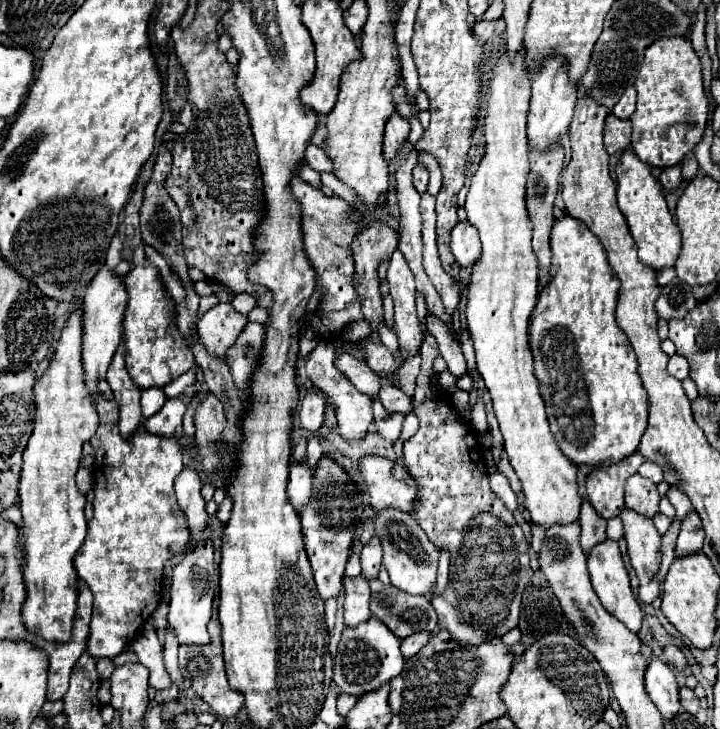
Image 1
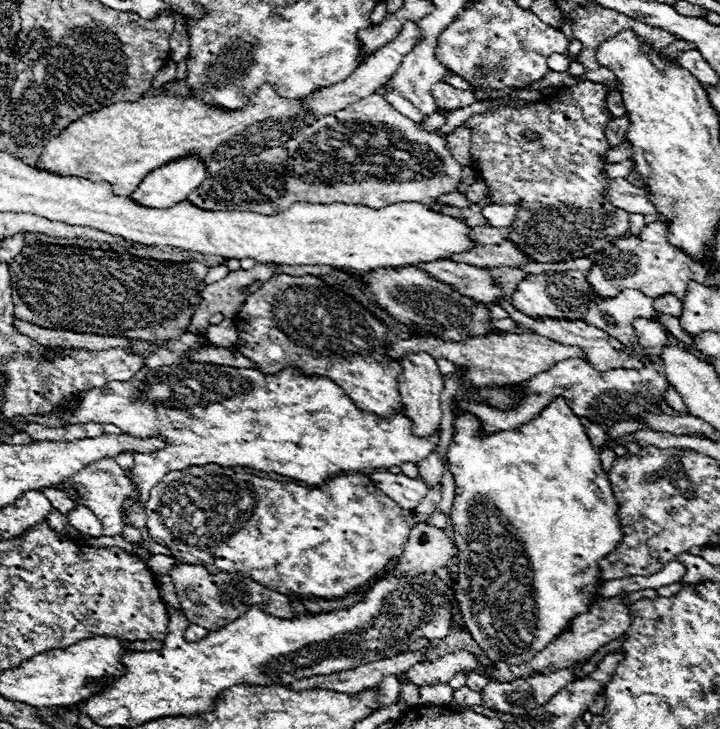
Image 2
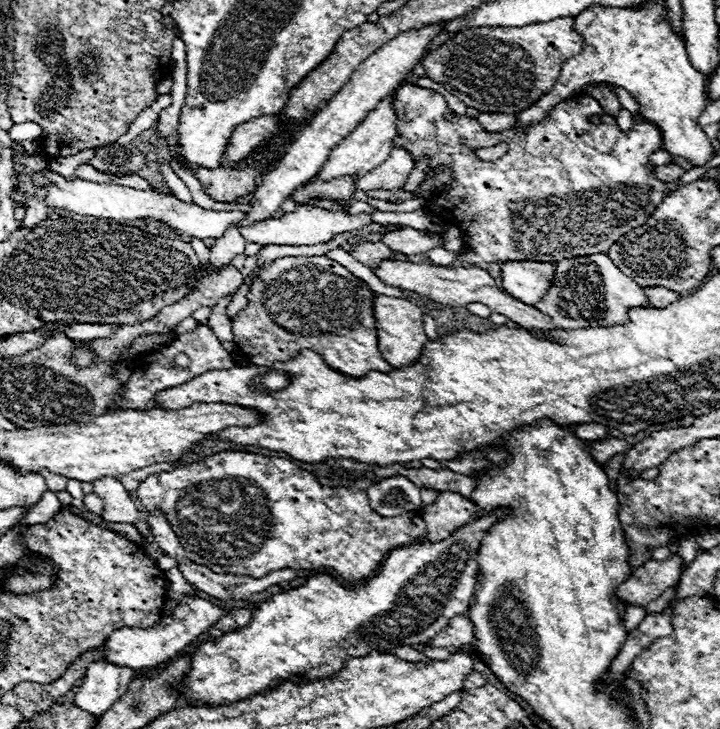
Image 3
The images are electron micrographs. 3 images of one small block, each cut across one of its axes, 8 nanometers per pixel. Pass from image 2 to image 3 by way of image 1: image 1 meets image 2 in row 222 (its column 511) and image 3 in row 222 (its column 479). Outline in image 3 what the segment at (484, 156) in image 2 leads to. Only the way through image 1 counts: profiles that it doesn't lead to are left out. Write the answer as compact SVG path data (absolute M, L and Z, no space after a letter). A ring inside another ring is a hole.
M408 86L408 94L402 94L402 110L396 112L396 118L398 118L398 126L396 126L396 128L398 128L398 136L400 136L402 140L410 140L410 142L414 144L414 158L412 158L414 162L418 162L422 156L428 158L428 172L426 172L428 178L432 178L432 176L436 174L436 170L440 170L440 168L448 168L448 170L452 172L452 178L454 178L454 180L434 190L432 198L430 198L428 204L426 204L426 210L430 210L434 216L442 218L444 222L456 226L456 228L462 232L464 244L466 244L466 246L464 246L464 252L458 254L458 258L456 258L456 260L460 260L460 262L480 264L480 262L506 262L506 260L538 260L538 262L550 262L550 264L554 264L554 262L560 262L562 258L606 252L622 234L626 234L626 232L632 230L632 228L642 226L642 224L650 218L650 214L658 208L658 204L664 200L664 196L668 194L666 184L664 184L662 180L656 178L654 166L650 164L650 154L662 150L662 132L660 132L660 128L654 126L652 122L646 122L646 120L642 120L642 118L636 116L634 122L632 122L632 130L630 130L630 132L622 132L622 130L618 128L618 124L616 124L616 118L610 116L610 114L606 114L606 112L602 110L602 106L600 106L594 98L590 98L590 96L586 96L586 94L578 94L578 96L572 96L572 98L568 98L568 100L560 102L538 126L530 128L530 130L524 132L524 134L516 134L512 128L510 128L510 130L504 130L504 132L500 132L500 134L492 134L492 132L486 132L486 130L478 124L478 120L472 120L472 118L468 118L468 116L454 116L452 120L444 120L444 114L446 114L446 112L450 112L450 110L448 110L448 106L446 106L446 100L444 100L438 92L428 90L428 88L422 92L422 88L418 88L418 86ZM590 114L600 114L600 120L602 120L602 122L600 122L598 126L588 124L588 116L590 116ZM498 142L506 142L506 144L508 144L508 152L506 152L502 158L498 158L496 162L482 162L482 160L476 156L476 150L488 148L488 146L496 146Z

